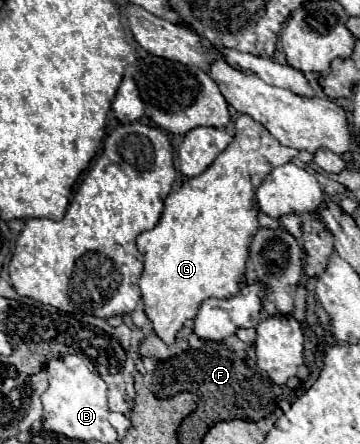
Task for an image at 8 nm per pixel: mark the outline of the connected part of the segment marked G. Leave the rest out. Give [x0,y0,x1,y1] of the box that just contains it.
[137,115,299,345]

